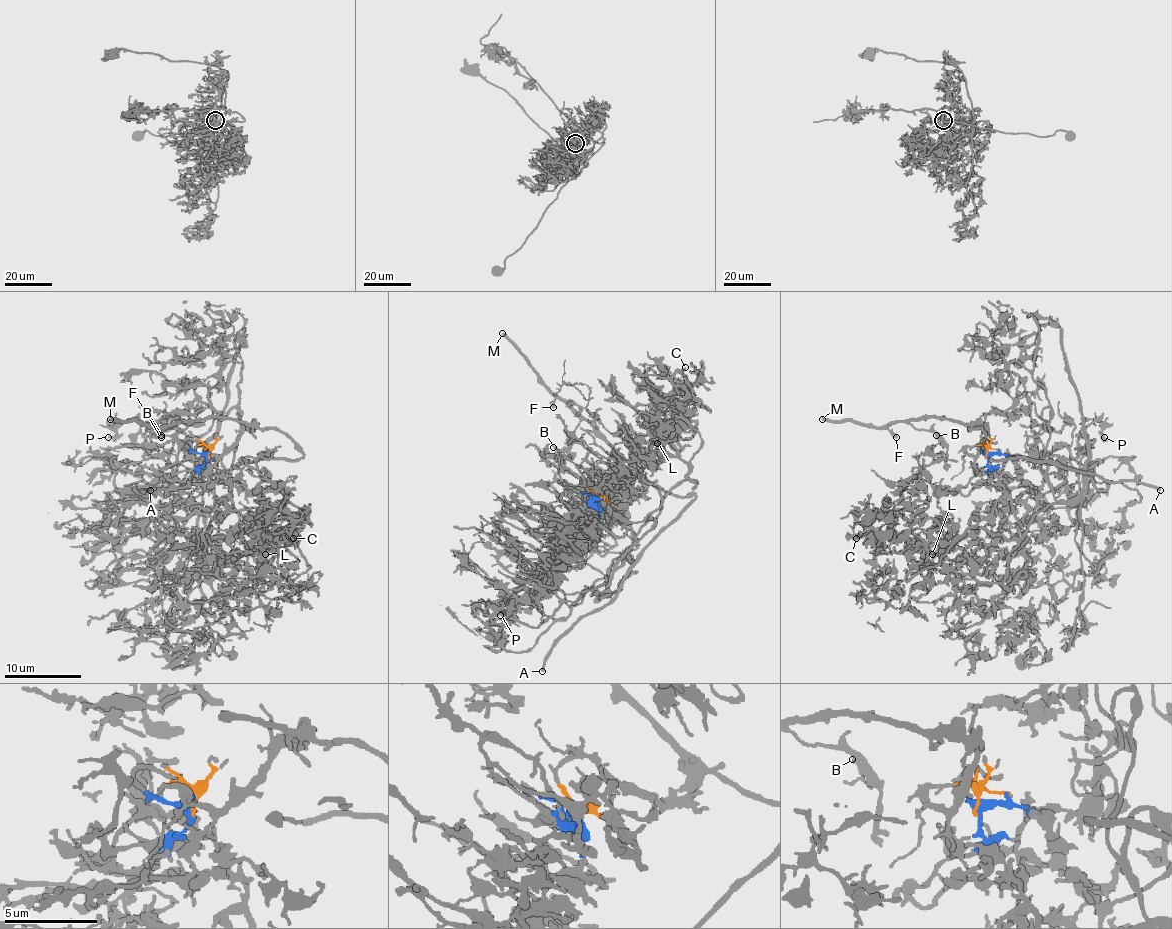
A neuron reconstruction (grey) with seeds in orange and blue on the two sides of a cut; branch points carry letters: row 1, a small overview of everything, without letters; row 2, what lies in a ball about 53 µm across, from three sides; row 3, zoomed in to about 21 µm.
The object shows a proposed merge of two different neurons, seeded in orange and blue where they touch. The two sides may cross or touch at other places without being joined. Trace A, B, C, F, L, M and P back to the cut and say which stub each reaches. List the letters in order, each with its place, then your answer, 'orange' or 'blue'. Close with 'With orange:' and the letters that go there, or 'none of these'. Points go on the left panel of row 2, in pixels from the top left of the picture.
A: at (150, 490); orange
B: at (161, 435); orange
C: at (293, 538); blue
F: at (161, 437); orange
L: at (265, 554); blue
M: at (110, 419); orange
P: at (108, 437); blue
With orange: A, B, F, M

